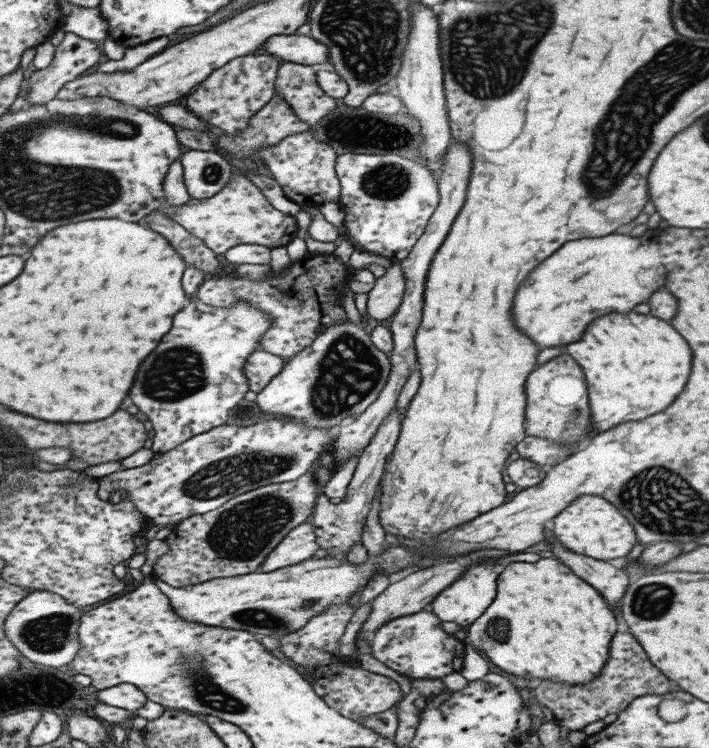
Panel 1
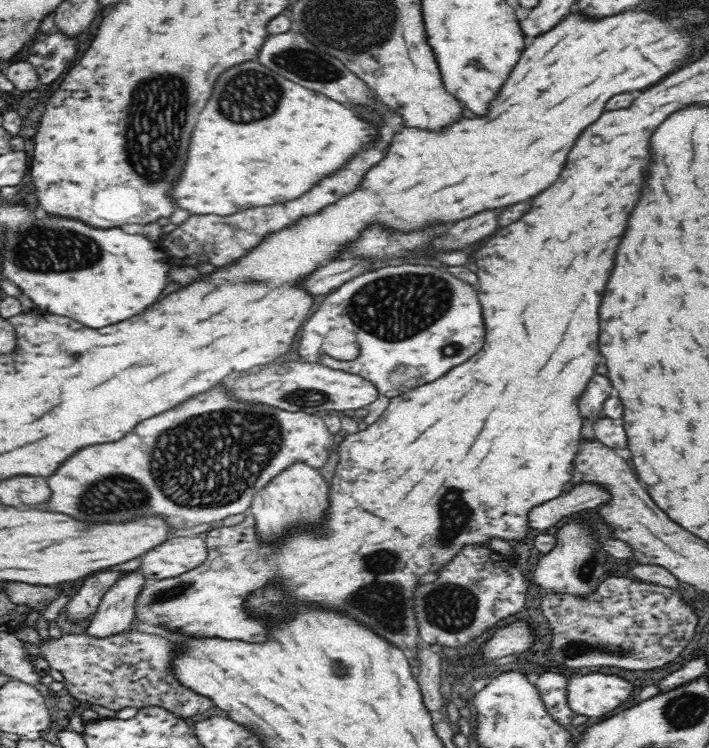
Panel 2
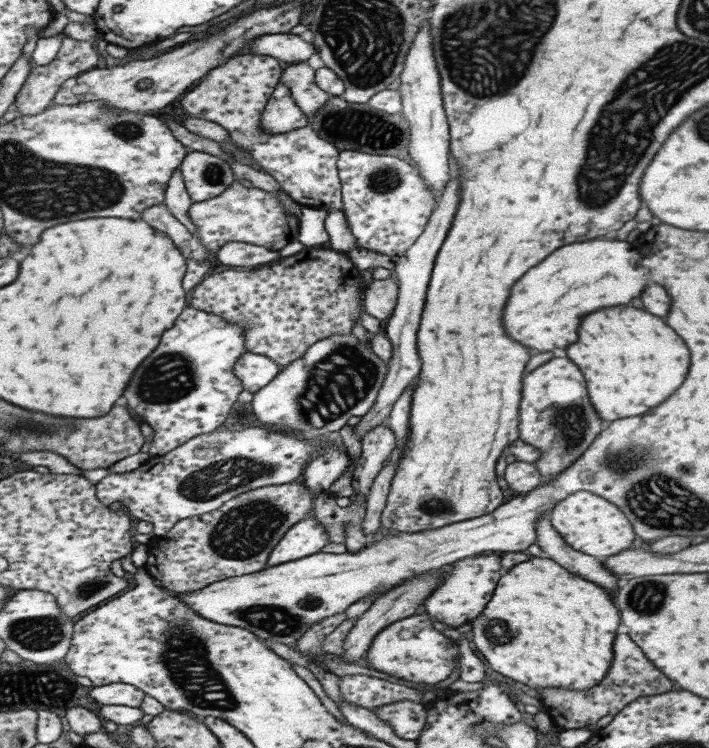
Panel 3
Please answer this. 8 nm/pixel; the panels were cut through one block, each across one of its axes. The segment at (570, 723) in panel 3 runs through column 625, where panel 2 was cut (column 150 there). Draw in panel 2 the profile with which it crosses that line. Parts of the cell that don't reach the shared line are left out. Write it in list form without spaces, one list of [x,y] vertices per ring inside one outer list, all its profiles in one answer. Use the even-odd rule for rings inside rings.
[[[126,631],[107,637],[94,637],[82,634],[63,634],[58,639],[50,640],[41,646],[32,642],[24,642],[31,662],[44,658],[51,669],[58,670],[65,678],[66,690],[78,702],[95,706],[103,706],[110,710],[122,708],[142,708],[159,706],[171,714],[197,719],[208,715],[215,704],[200,694],[192,694],[182,686],[170,670],[170,660],[174,658],[174,642],[146,634],[143,631]]]

